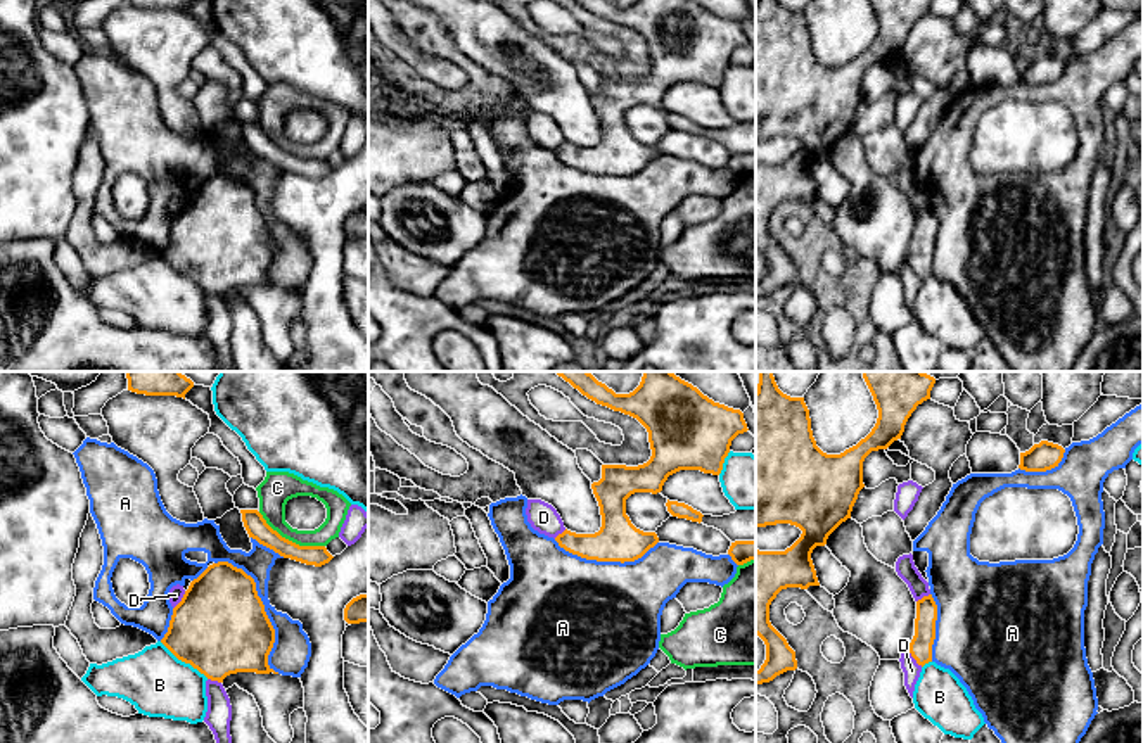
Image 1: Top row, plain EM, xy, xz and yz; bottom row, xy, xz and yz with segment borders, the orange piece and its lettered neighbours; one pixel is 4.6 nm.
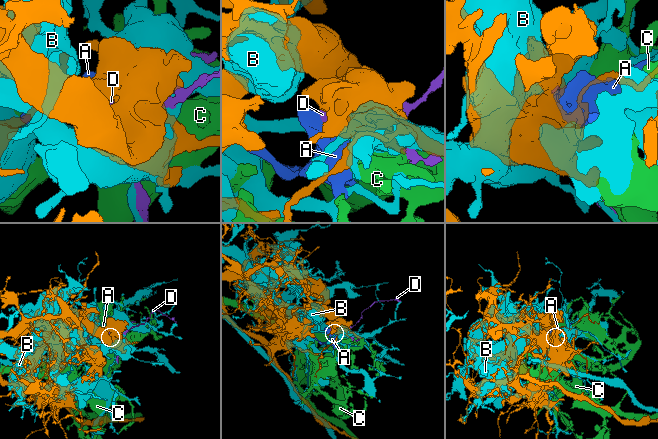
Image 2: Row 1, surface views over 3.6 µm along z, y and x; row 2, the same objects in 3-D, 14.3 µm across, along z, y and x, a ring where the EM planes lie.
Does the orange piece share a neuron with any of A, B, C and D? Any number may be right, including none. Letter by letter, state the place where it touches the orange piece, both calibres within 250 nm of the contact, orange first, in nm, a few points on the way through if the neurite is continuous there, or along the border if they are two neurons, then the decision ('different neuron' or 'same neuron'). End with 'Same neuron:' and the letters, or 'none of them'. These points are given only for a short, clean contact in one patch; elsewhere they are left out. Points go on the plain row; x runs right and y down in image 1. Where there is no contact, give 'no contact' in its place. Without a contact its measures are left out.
A: xy (263, 222) | 440/180 nm | different neuron
B: xy (184, 273) | 440/300 nm | different neuron
C: xy (291, 154) | 100/150 nm | different neuron
D: yz (913, 270) | 110/80 nm | different neuron
Same neuron: none of them

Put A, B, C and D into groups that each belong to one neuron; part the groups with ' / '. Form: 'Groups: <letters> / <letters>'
Groups: A C / B / D

